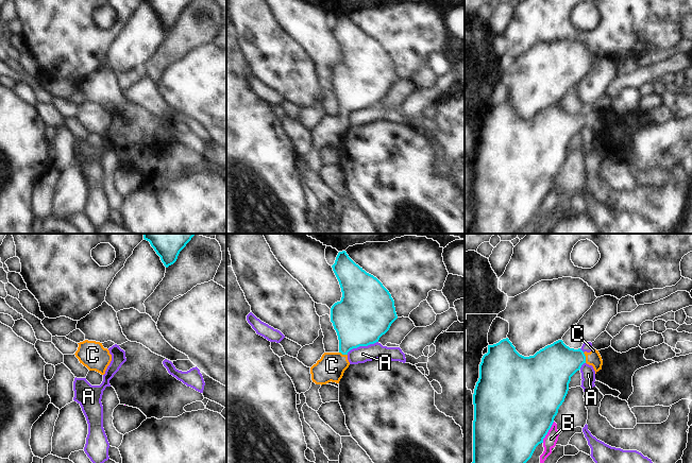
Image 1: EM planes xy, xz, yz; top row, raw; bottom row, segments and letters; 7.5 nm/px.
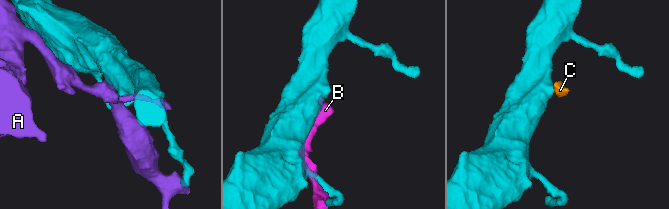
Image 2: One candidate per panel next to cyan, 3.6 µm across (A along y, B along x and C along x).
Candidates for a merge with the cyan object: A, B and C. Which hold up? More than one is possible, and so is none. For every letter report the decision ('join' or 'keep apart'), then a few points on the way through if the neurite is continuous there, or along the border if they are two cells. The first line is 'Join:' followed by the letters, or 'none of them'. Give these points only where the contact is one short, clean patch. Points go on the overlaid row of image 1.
Join: C
A: keep apart
B: keep apart
C: join; way yz (553, 366), (575, 358), (585, 358), (593, 358)

